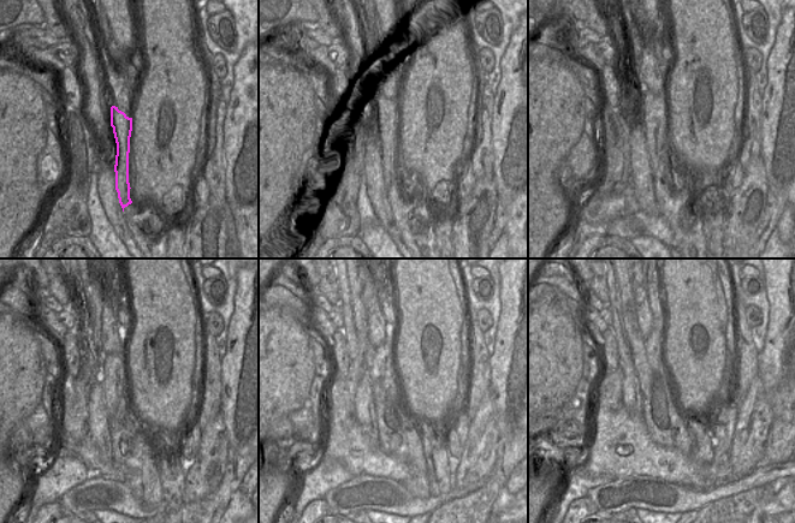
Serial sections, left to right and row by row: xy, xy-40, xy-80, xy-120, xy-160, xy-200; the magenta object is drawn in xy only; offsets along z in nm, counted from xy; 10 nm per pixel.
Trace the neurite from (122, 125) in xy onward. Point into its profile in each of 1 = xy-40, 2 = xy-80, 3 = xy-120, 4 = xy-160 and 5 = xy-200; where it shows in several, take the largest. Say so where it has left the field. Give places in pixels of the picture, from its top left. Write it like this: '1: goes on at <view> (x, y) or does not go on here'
1: goes on at xy-40 (387, 119)
2: goes on at xy-80 (653, 116)
3: goes on at xy-120 (112, 370)
4: goes on at xy-160 (384, 362)
5: goes on at xy-200 (653, 344)

